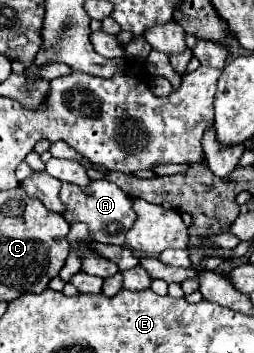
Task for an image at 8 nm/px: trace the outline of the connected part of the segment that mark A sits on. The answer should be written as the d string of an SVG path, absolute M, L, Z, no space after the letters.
M105 179L91 181L91 185L87 185L87 187L63 183L61 201L67 205L67 213L71 213L71 217L89 225L91 233L95 233L95 241L99 241L99 243L125 245L125 235L137 219L137 213L133 211L133 201L115 183L109 183Z

